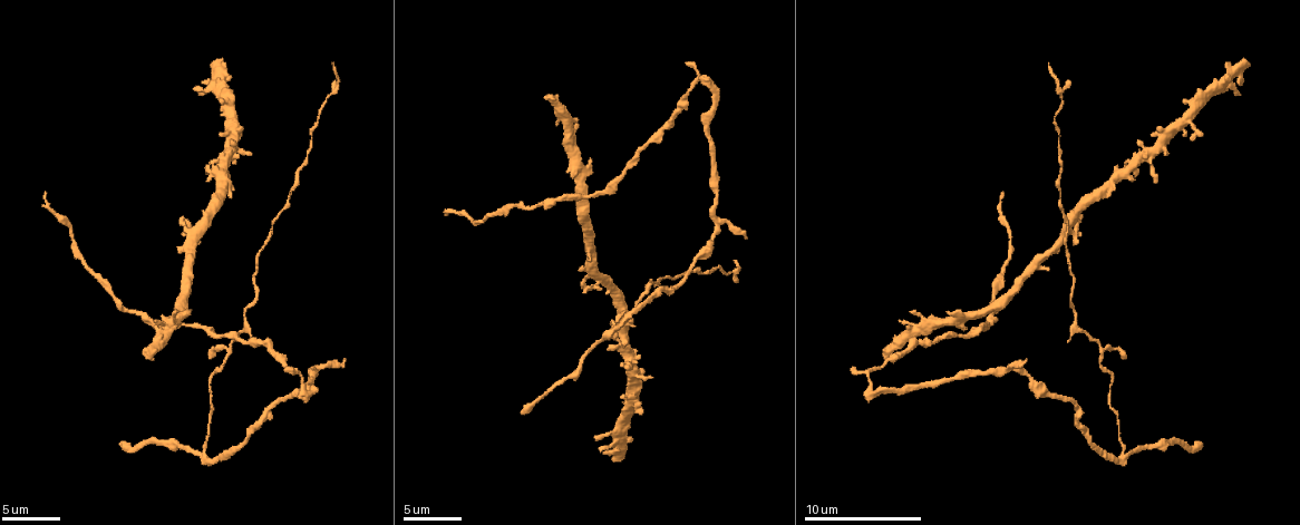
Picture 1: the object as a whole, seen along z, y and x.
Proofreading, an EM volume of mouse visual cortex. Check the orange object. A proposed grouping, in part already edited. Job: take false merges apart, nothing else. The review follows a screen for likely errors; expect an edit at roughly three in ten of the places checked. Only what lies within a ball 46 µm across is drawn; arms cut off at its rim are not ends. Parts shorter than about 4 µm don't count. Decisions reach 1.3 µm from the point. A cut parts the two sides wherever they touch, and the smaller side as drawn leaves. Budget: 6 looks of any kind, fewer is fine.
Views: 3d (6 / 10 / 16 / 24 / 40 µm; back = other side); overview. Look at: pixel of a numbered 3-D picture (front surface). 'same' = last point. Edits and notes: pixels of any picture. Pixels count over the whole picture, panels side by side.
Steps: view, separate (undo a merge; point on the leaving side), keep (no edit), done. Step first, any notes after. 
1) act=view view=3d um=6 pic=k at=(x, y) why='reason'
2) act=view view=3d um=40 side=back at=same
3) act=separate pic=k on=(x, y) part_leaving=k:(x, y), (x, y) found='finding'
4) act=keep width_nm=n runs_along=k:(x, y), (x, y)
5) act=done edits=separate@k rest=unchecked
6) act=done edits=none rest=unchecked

act=view view=3d um=6 pic=1 at=(1030, 376) why='a narrow waist'

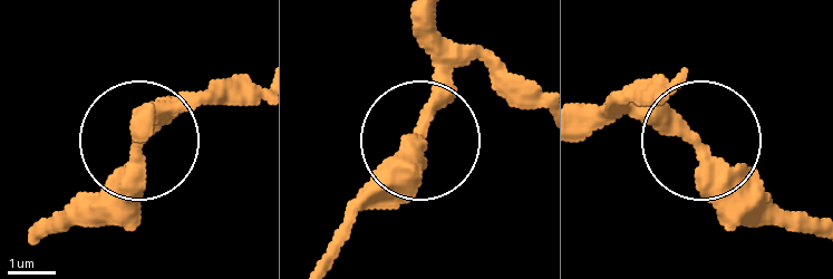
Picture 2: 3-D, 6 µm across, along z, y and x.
act=keep runs_along=2:(580, 118), (676, 127), (724, 155), (792, 223) found='all the same cell'

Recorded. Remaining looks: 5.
act=view view=3d um=10 pic=1 at=(577, 198) why='three-way junction'

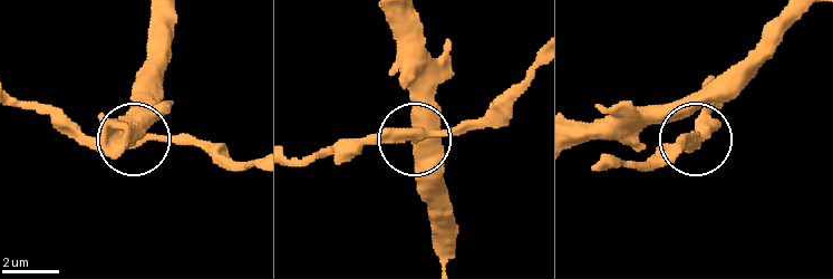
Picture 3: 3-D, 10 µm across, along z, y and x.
act=keep arms=3 runs_along=3:(535, 65), (471, 121), (344, 152) found='all the same cell'

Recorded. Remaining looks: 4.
act=view view=3d um=6 pic=1 at=(203, 450) why='thin arm on a thick one'

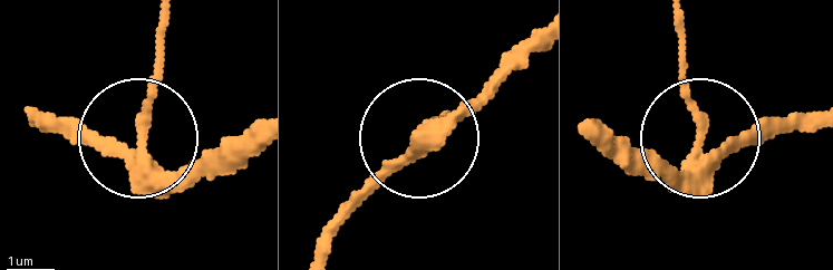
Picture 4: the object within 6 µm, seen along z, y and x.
act=separate pic=4 on=(149, 102) side_arm_um=11 part_leaving=4:(141, 166), (165, 27) found='two cells meet here'

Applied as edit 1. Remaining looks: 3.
act=done edits=separate@4 rest=unchecked

